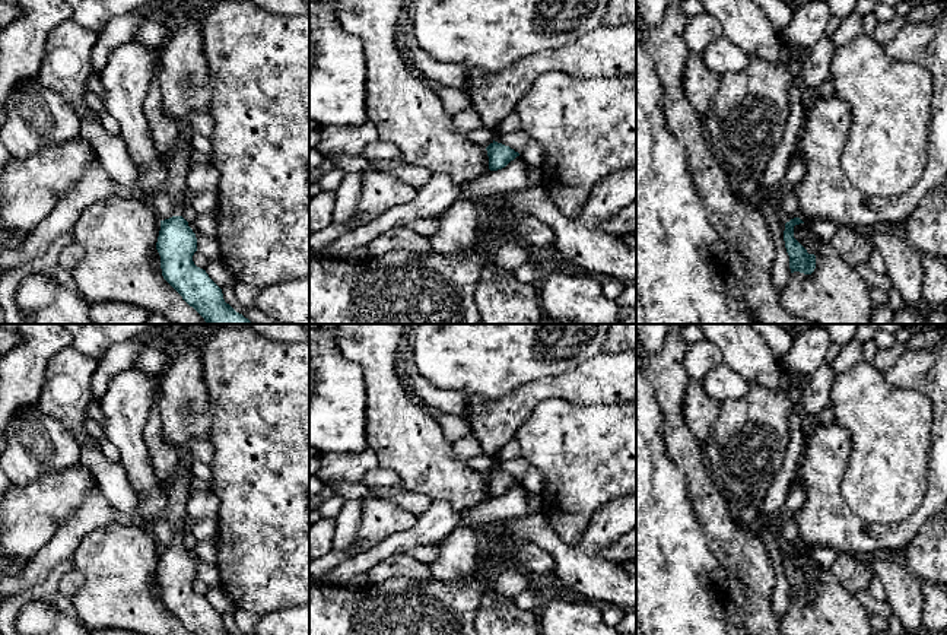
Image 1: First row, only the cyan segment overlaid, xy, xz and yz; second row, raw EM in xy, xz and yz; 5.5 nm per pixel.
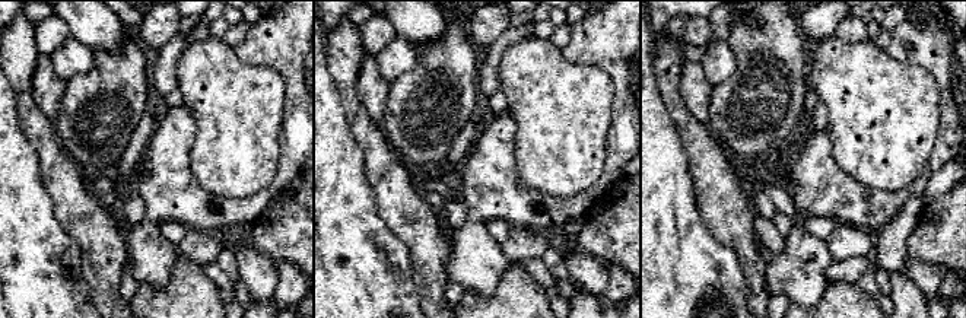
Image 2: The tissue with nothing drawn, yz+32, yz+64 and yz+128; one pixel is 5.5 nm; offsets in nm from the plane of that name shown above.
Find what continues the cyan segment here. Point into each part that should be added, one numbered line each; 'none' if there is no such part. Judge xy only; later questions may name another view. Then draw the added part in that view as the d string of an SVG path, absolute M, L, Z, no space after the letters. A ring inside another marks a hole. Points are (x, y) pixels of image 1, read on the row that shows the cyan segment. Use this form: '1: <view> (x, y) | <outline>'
1: xy (178, 162) | M174 150L166 161L168 177L161 191L174 203L172 216L182 216L184 206L191 199L185 178L194 159L196 155L191 152Z

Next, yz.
1: yz (825, 191) | M947 0L938 20L911 19L884 45L887 58L915 63L932 76L928 161L921 180L896 197L868 196L855 188L840 163L849 127L849 105L838 95L820 99L807 112L797 150L805 174L792 191L798 200L797 216L805 222L817 218L858 231L880 223L900 229L918 207L922 196L947 178Z

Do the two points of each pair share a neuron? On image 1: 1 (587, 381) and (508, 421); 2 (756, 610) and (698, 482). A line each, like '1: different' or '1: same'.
1: same
2: same

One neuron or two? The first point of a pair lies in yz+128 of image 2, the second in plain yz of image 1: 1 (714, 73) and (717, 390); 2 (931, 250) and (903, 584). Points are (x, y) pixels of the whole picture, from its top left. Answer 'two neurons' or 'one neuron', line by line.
1: one neuron
2: two neurons

